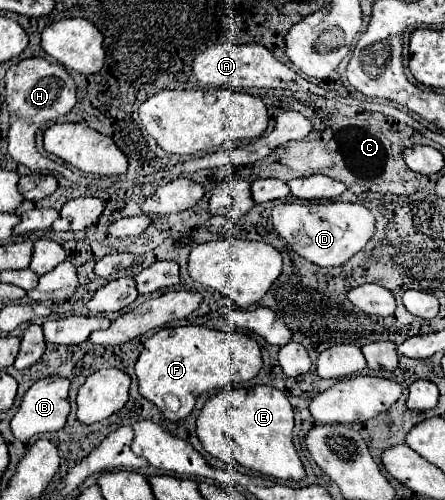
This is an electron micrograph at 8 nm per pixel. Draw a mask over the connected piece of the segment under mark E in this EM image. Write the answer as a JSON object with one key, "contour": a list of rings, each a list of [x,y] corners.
{"contour":[[[255,385],[255,387],[231,387],[221,393],[215,393],[207,403],[203,405],[201,413],[195,421],[195,433],[207,453],[221,459],[223,463],[237,463],[251,471],[259,471],[263,475],[271,475],[281,481],[301,481],[305,477],[305,469],[301,465],[301,459],[293,447],[291,431],[293,431],[293,407],[283,391],[271,387],[271,385]]]}

